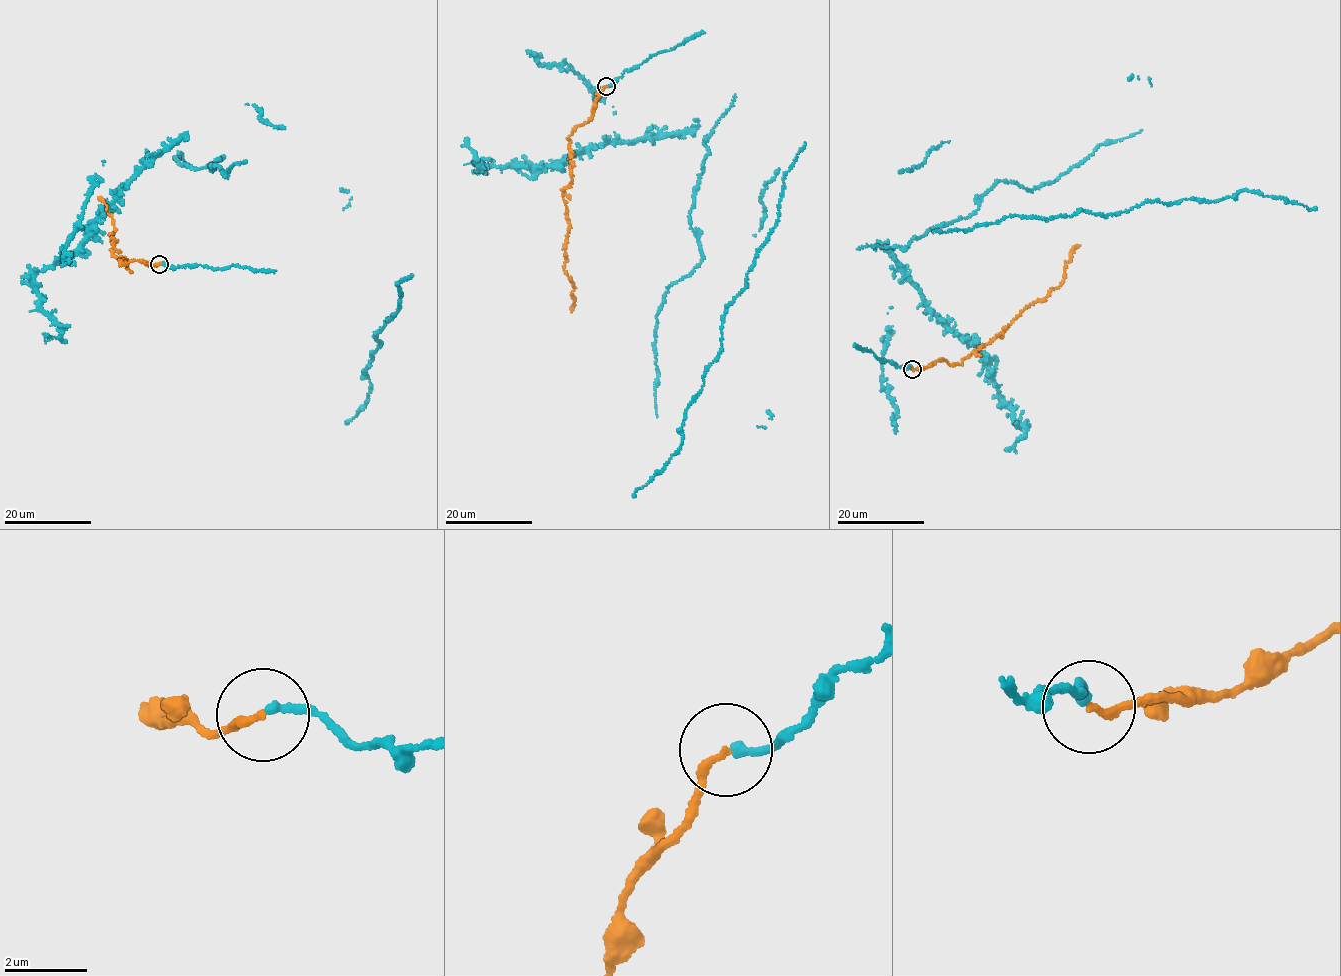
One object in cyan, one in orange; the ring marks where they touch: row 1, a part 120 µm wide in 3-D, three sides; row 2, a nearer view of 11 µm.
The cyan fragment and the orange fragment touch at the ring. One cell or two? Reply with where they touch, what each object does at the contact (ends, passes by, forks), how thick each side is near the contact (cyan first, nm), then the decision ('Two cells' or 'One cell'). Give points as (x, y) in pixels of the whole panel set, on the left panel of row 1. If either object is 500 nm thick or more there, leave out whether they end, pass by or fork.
Place: (159, 264). At the ring cyan ends. At the ring orange ends. Thickness 200 nm (cyan) against 170 nm. One cell

